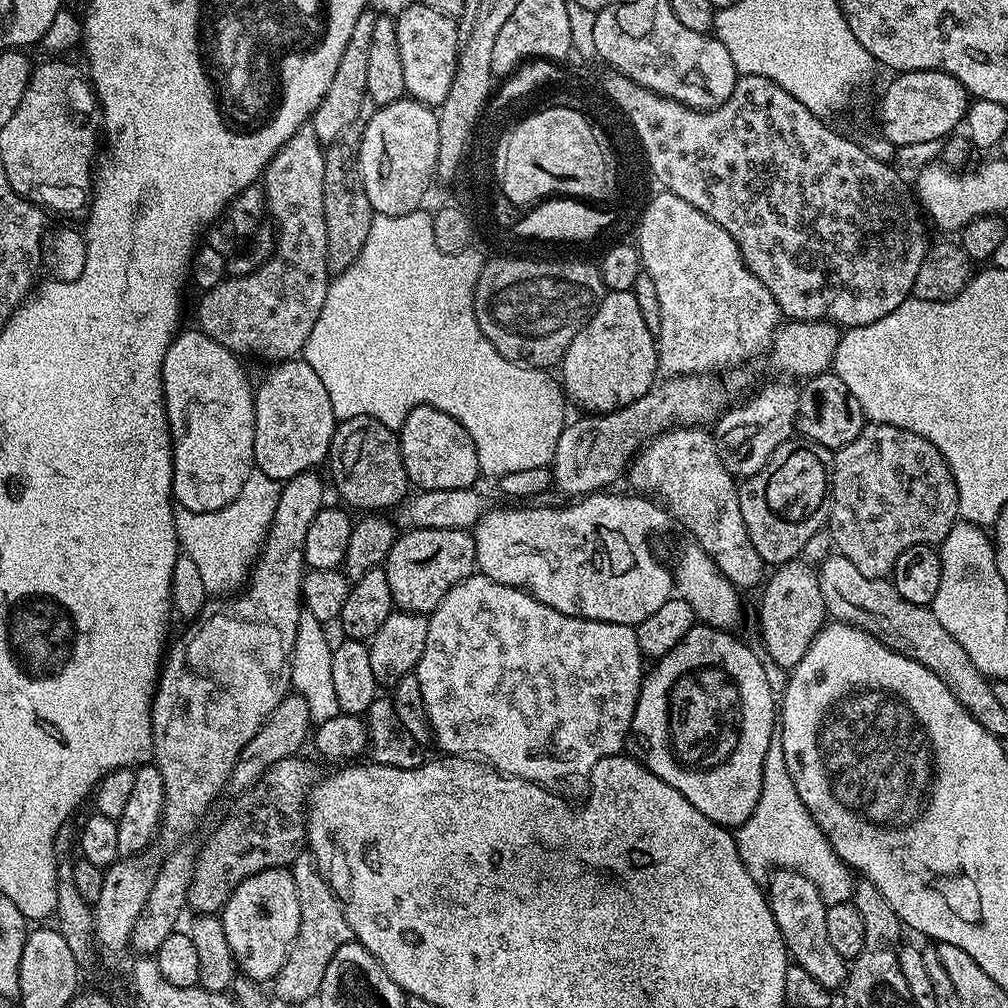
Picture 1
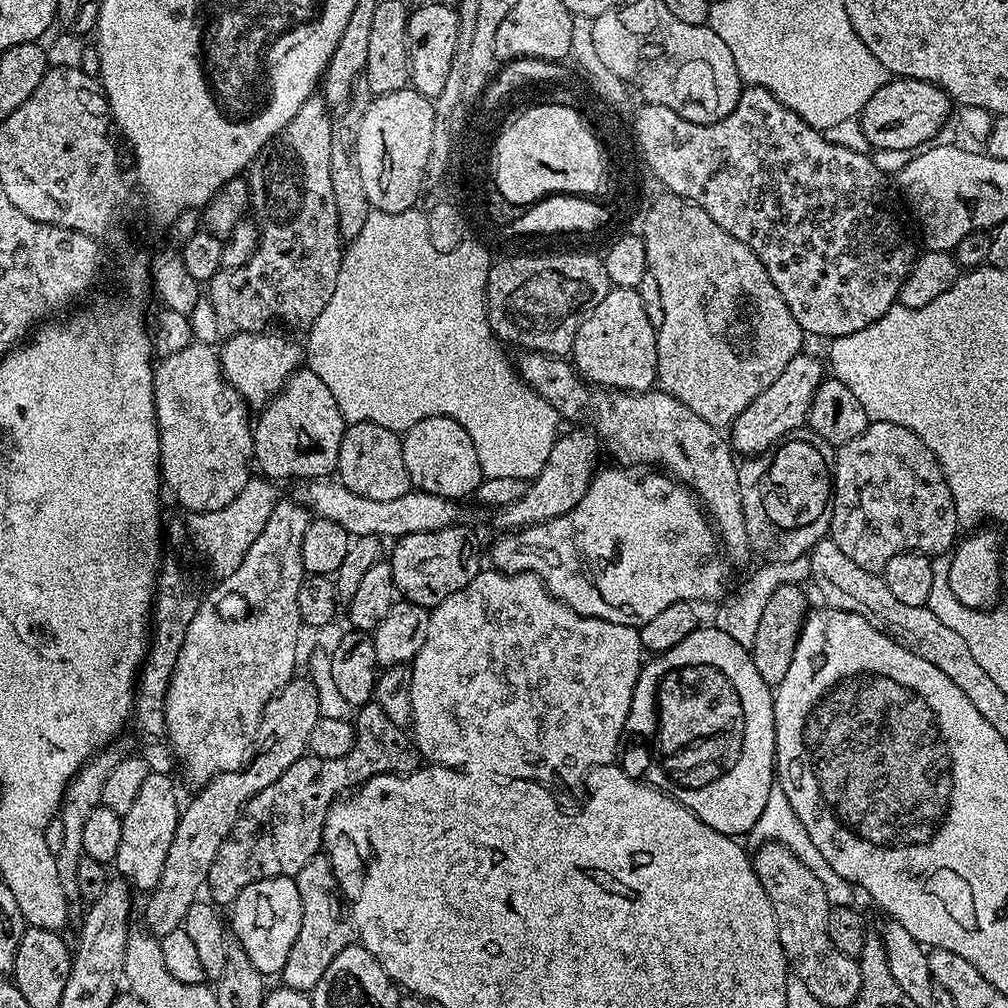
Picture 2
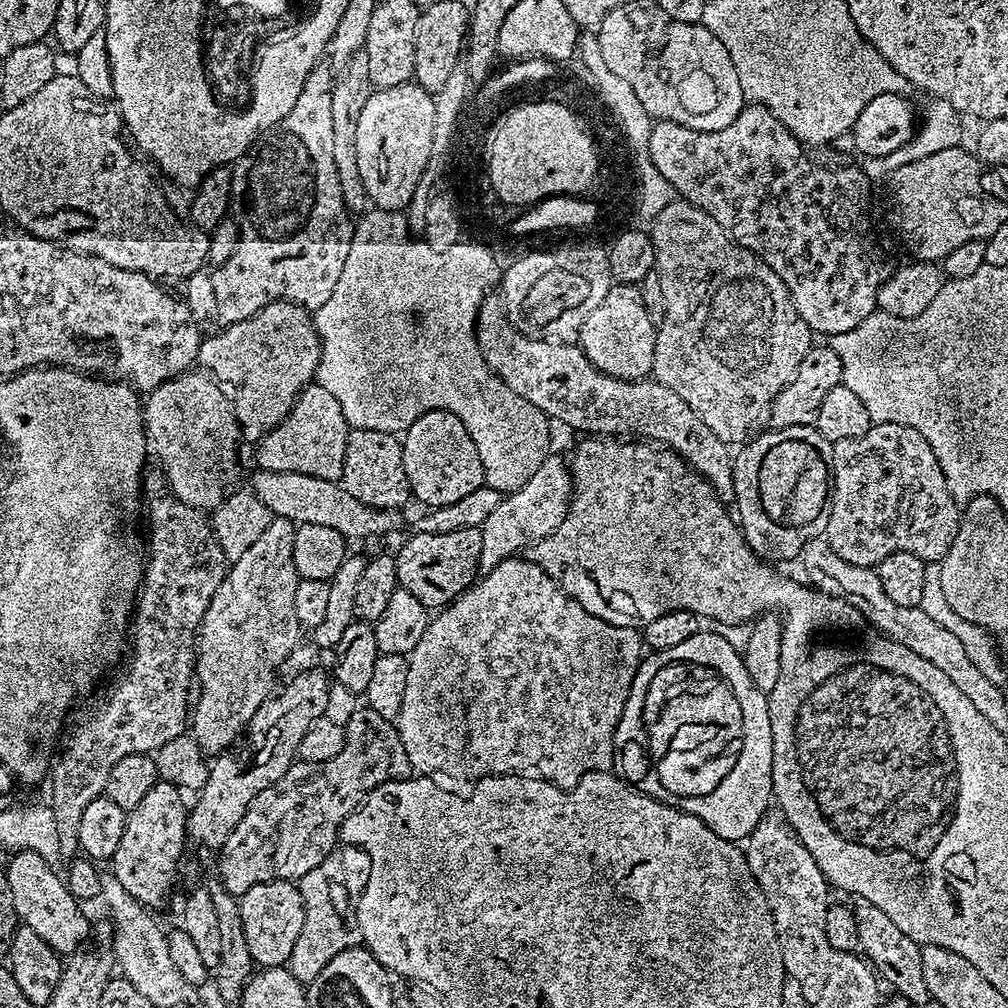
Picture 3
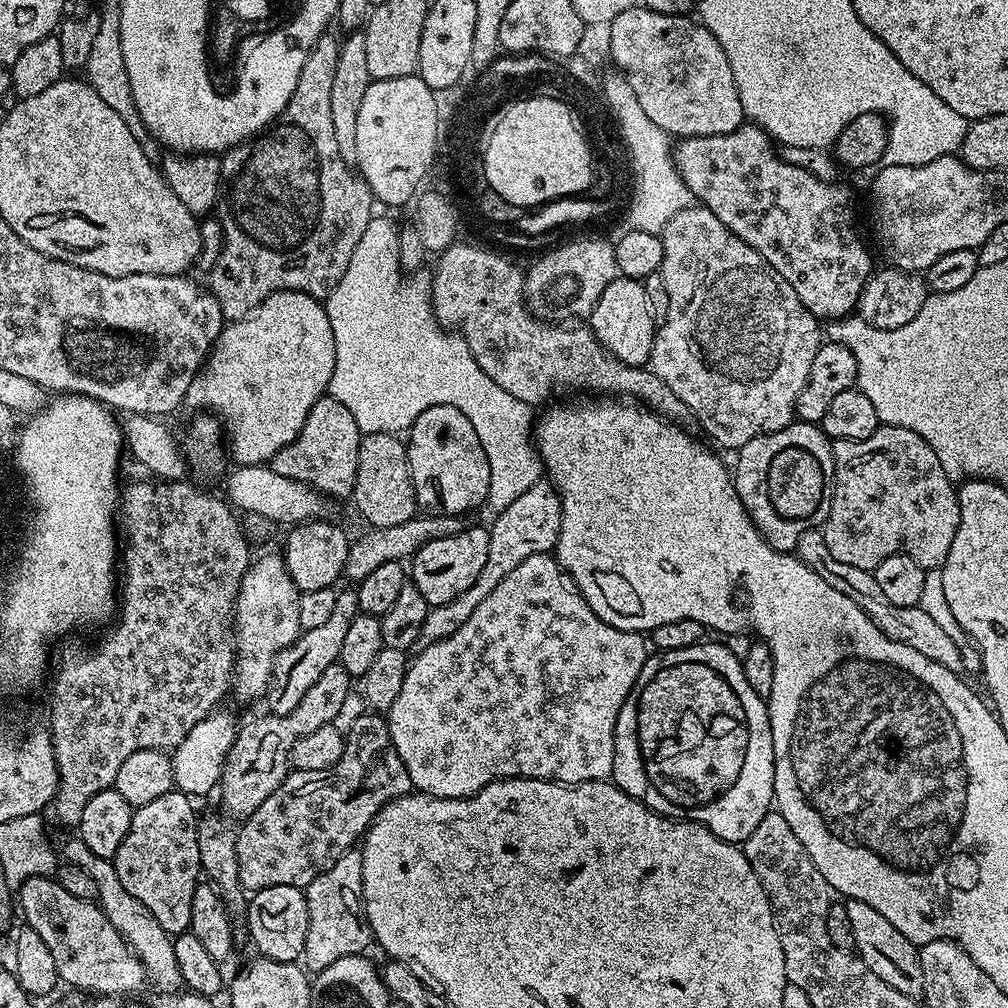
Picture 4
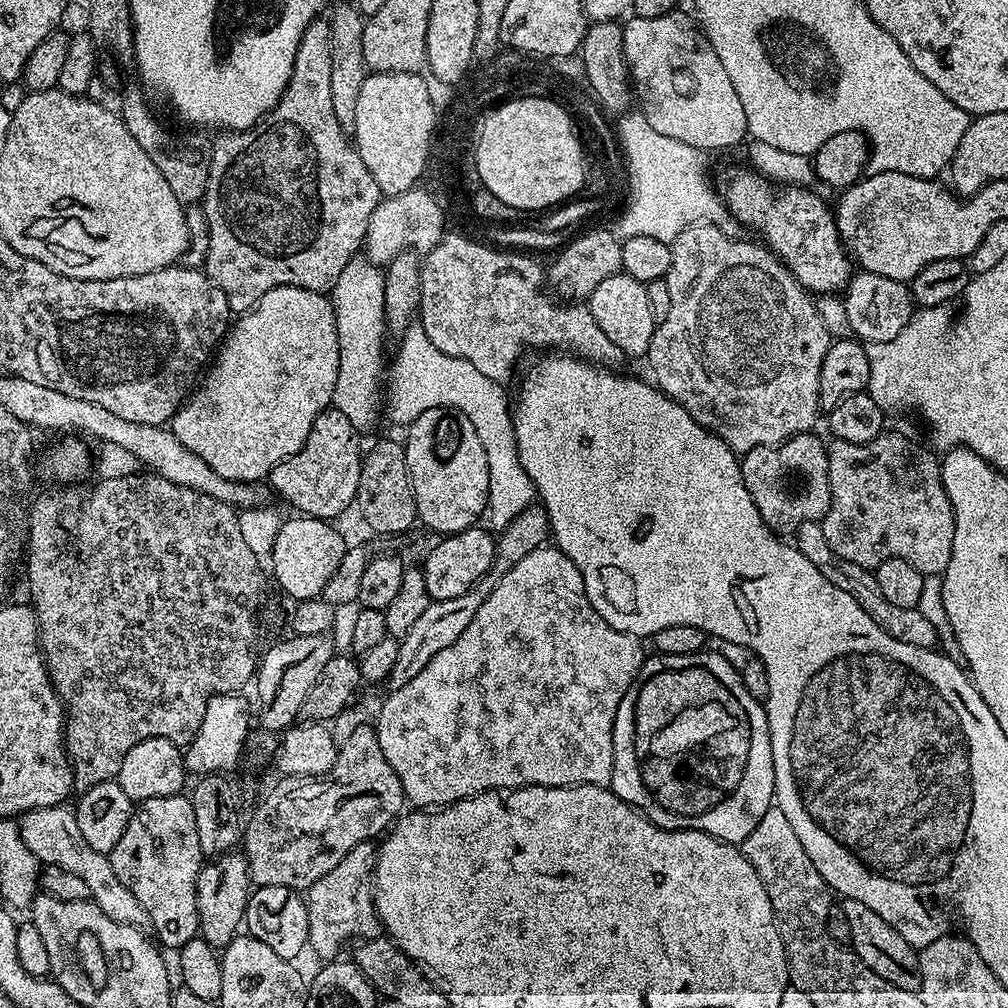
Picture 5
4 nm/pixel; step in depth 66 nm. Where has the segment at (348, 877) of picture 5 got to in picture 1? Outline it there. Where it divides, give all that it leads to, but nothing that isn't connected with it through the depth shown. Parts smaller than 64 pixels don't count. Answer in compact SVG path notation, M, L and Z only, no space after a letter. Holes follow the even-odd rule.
M304 850L292 861L290 871L294 878L294 890L298 890L298 934L286 954L286 962L282 962L282 970L276 976L274 987L276 987L276 996L280 1000L285 1000L288 1004L304 1004L307 1000L315 1001L320 994L322 986L322 977L326 975L326 966L330 966L330 958L342 950L342 946L353 939L350 926L344 917L344 907L340 904L330 886L322 878L322 874L316 869L312 859L312 853Z

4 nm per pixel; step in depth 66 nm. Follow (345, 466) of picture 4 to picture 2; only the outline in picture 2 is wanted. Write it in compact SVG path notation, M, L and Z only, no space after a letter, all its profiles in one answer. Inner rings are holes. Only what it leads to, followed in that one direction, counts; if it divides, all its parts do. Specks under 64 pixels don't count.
M301 366L293 372L292 377L287 380L283 386L281 386L279 392L268 401L267 404L263 405L259 409L260 421L256 420L252 429L253 438L253 450L252 455L254 457L255 467L261 468L263 475L267 479L273 482L279 482L279 480L300 480L299 482L315 481L317 478L324 478L330 474L336 472L336 463L338 462L338 450L342 446L342 438L344 437L344 429L346 427L346 421L344 416L338 410L338 402L334 402L334 394L330 394L330 389L326 386L326 382L322 382L322 378L318 378L318 374L314 374L312 369L307 366Z

